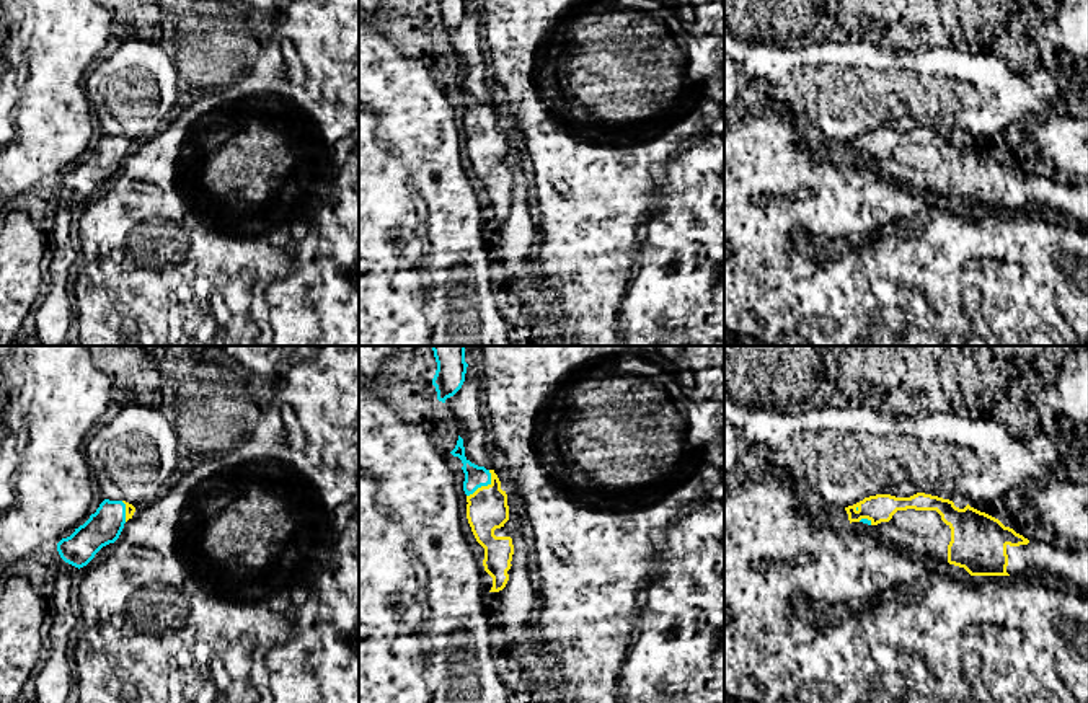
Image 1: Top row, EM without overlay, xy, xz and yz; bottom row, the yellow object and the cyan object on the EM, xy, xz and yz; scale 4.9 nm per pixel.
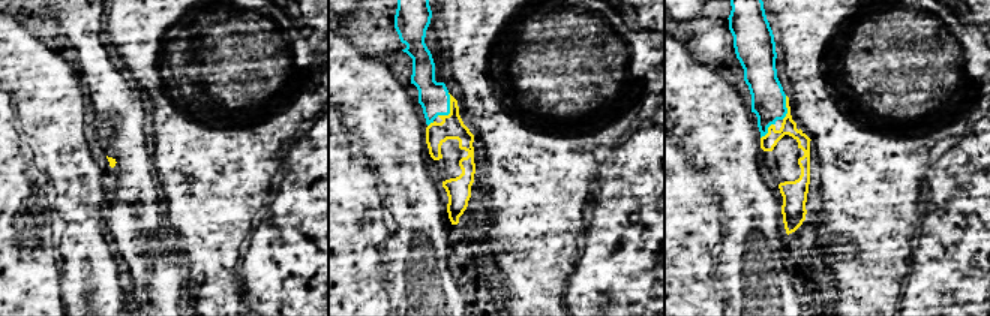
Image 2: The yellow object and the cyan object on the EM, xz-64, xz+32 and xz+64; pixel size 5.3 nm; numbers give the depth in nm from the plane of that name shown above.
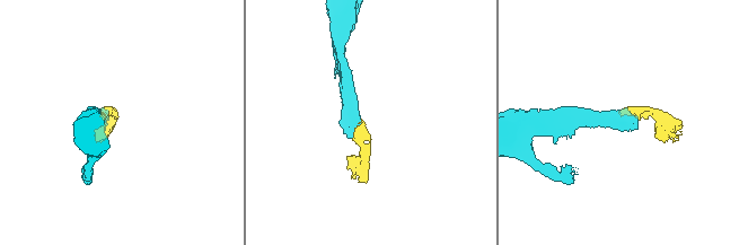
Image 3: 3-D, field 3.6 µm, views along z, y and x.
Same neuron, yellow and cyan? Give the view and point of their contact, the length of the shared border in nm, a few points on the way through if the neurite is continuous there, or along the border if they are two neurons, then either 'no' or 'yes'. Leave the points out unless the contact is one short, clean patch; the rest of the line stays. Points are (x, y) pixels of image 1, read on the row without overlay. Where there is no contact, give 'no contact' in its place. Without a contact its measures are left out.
contact xz (483, 121); length 180 nm; way xz (486, 144), (483, 121), (475, 111); yes

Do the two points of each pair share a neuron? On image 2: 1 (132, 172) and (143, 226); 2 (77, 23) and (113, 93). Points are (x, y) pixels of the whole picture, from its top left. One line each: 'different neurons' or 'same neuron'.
1: same neuron
2: same neuron

